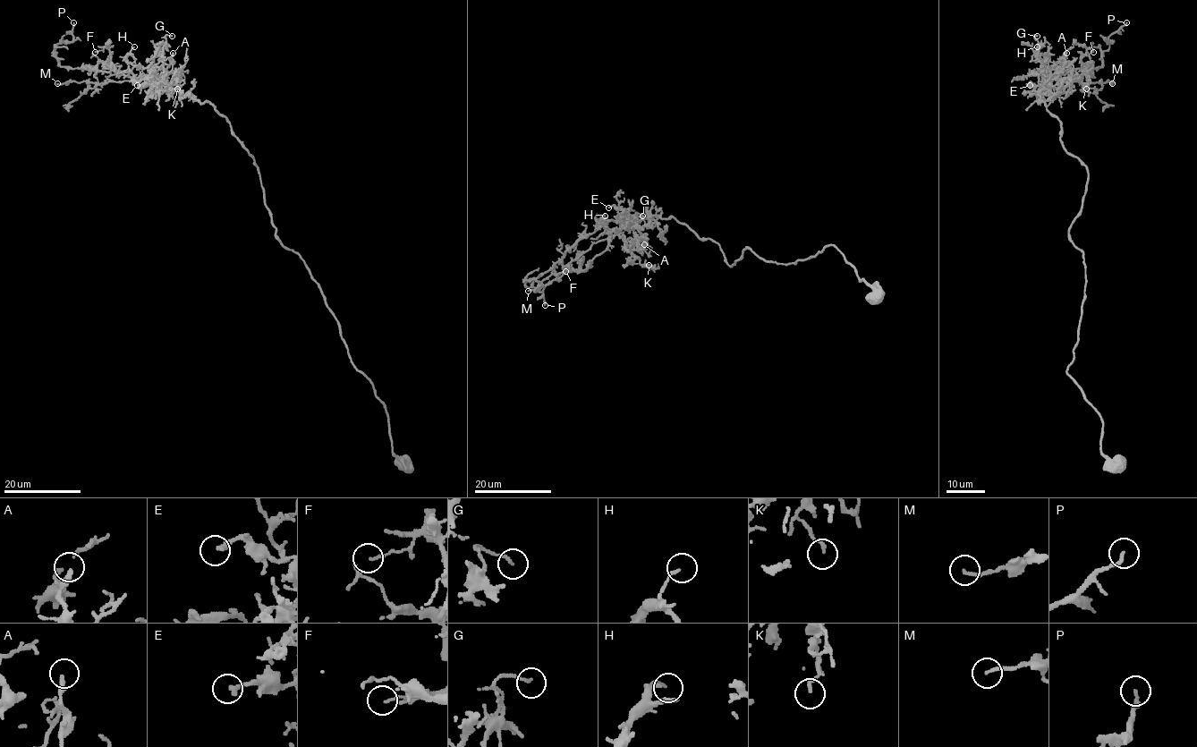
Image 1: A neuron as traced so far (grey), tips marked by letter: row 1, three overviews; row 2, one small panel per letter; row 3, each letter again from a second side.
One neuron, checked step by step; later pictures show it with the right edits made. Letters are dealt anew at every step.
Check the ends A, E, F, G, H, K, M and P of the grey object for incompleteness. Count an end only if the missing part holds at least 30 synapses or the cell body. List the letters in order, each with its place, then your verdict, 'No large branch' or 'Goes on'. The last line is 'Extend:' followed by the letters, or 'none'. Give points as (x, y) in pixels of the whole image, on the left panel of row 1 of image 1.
A: Place: (173, 53). No large branch
E: Place: (137, 85). No large branch
F: Place: (95, 52). No large branch
G: Place: (172, 36). No large branch
H: Place: (134, 46). No large branch
K: Place: (177, 89). No large branch
M: Place: (57, 83). No large branch
P: Place: (73, 22). No large branch
Extend: none

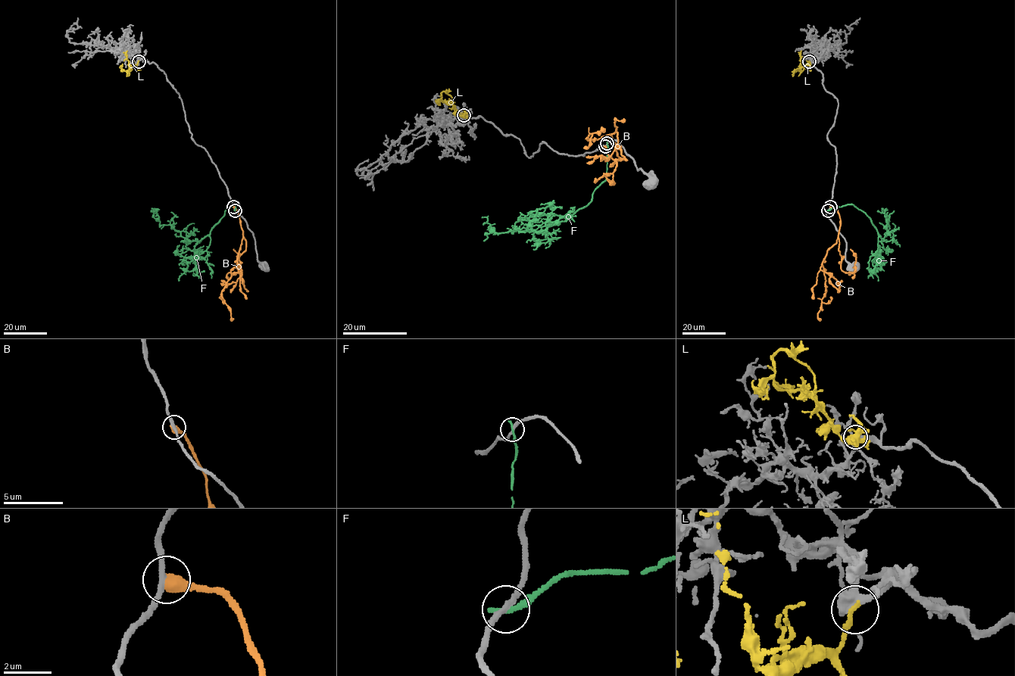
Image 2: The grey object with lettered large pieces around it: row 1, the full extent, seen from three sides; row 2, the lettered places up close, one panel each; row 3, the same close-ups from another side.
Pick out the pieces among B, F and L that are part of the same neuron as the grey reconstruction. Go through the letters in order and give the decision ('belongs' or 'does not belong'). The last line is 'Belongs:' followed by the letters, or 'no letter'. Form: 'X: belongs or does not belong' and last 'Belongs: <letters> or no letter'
B: does not belong
F: does not belong
L: belongs
Belongs: L

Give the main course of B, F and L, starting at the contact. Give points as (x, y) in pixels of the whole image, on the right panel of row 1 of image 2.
B: (830, 206), (839, 215), (840, 224), (837, 241), (827, 250), (822, 263), (826, 292), (817, 313), (821, 319)
F: (829, 210), (853, 204), (870, 219), (882, 241), (888, 231), (886, 225), (888, 225), (885, 213), (878, 212)
L: (809, 61), (810, 64), (794, 71), (800, 69), (800, 63)

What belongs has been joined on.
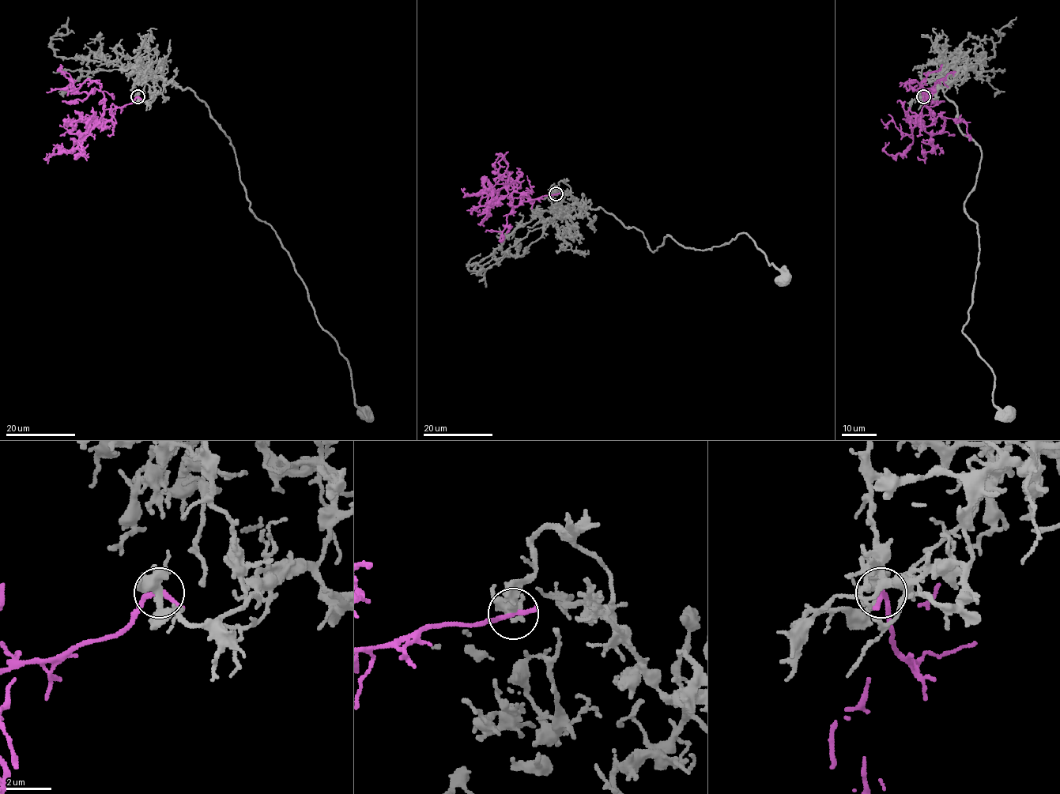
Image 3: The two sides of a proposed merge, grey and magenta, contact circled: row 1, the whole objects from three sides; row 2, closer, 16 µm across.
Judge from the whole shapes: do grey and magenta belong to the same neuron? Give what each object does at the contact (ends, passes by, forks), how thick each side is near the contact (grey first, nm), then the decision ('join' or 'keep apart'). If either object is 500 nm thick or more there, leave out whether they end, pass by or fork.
grey forks | magenta passes by | 360/200 nm | keep apart

